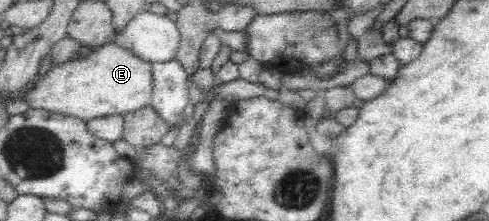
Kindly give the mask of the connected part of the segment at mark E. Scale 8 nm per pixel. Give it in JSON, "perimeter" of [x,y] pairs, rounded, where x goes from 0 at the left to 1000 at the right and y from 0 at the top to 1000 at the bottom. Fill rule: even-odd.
{"perimeter":[[[245,190],[211,199],[188,222],[176,258],[160,258],[129,290],[106,290],[92,339],[41,430],[59,480],[162,534],[174,552],[190,534],[264,516],[311,457],[313,348],[309,285],[276,253]]]}

